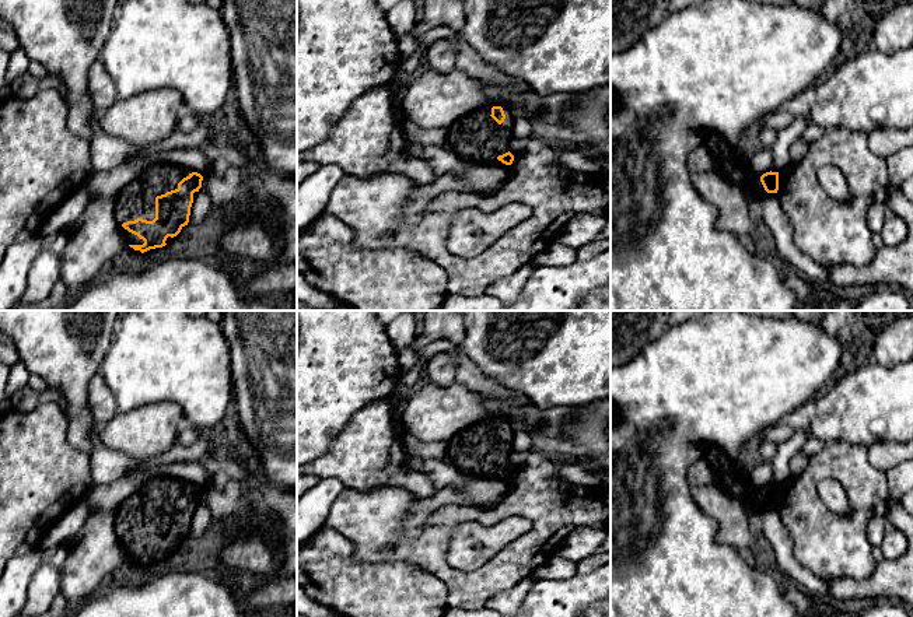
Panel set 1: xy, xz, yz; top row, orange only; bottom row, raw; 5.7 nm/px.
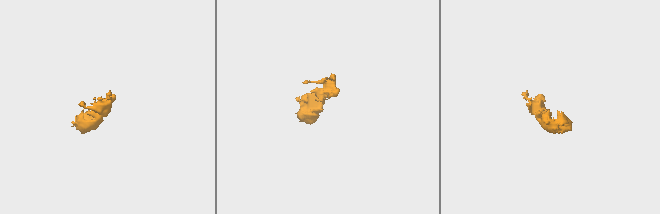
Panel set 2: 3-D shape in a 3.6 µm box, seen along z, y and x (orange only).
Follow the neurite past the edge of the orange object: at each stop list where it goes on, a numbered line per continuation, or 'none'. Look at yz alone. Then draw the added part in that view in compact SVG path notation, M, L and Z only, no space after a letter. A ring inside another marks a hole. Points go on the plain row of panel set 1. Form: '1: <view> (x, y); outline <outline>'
1: yz (735, 483); outline M710 446L704 451L703 458L716 471L718 487L732 497L739 498L744 504L749 499L759 508L770 508L777 511L777 506L767 506L760 495L763 487L755 487L745 471L738 471L730 462L727 455L718 446Z

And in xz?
1: xz (476, 451); outline M496 414L483 418L448 441L447 458L462 474L478 480L510 483L511 478L503 477L497 470L510 464L515 430L513 420L507 416ZM493 420L501 420L504 424L506 432L501 438L490 430Z

